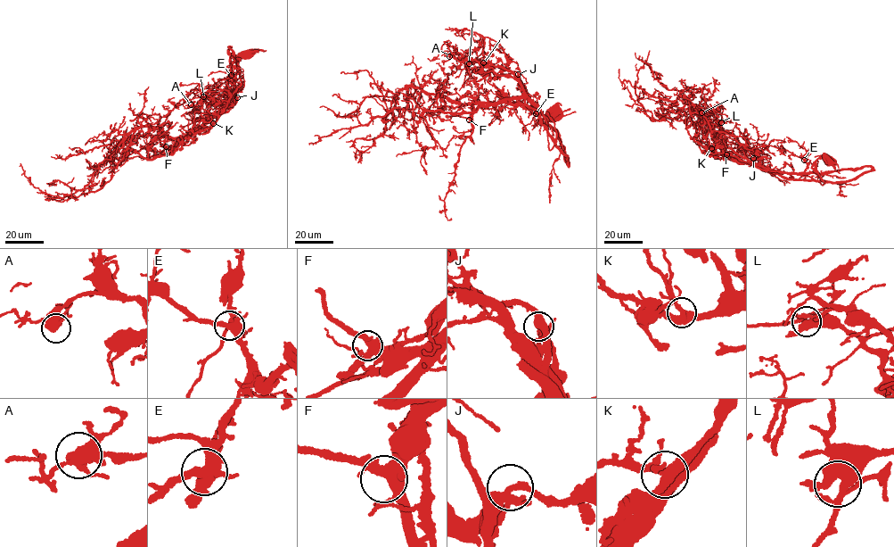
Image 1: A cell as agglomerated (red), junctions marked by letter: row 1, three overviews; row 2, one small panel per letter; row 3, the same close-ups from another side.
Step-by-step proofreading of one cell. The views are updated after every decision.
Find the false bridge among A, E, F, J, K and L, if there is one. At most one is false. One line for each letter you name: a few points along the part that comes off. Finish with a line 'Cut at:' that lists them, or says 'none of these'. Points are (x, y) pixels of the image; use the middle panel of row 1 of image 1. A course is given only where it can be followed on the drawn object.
Cut at: none of these

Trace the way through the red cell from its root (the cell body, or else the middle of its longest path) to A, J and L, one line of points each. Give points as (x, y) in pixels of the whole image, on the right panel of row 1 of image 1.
A: (827, 159), (822, 157), (816, 161), (823, 182), (770, 171), (725, 146), (701, 112)
J: (827, 159), (822, 157), (816, 161), (816, 170), (823, 182), (808, 176), (770, 171), (753, 163), (753, 158)
L: (827, 159), (822, 157), (816, 161), (816, 170), (823, 182), (808, 176), (770, 171), (720, 144), (721, 122)

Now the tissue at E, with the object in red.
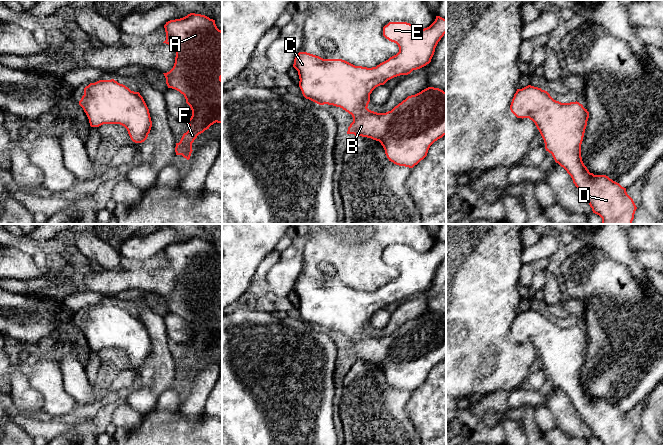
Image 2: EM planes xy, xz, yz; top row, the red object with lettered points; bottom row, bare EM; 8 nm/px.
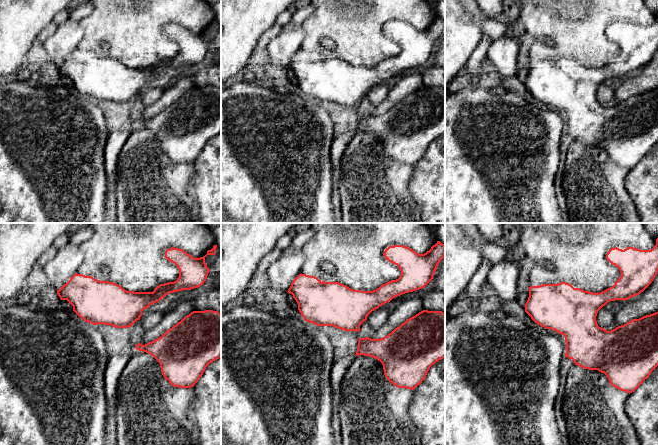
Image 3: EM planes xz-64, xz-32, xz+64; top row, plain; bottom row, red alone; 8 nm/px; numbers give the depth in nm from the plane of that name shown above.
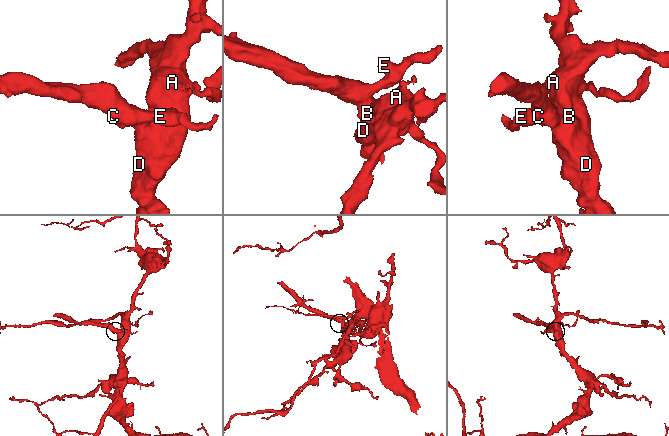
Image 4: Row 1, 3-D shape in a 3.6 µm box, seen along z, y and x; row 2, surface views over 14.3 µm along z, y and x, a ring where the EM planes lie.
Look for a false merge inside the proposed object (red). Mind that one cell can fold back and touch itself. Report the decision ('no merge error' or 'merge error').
no merge error

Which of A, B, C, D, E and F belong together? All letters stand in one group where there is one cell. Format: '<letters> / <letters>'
A B C D E F

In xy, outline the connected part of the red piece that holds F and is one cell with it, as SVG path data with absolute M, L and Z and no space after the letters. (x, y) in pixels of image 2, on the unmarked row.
M195 237L170 244L164 252L166 264L163 267L172 270L176 275L173 292L163 297L166 308L168 312L183 318L192 334L188 355L176 367L175 376L189 384L193 375L192 367L197 360L214 347L222 347L222 255L217 252L215 244Z

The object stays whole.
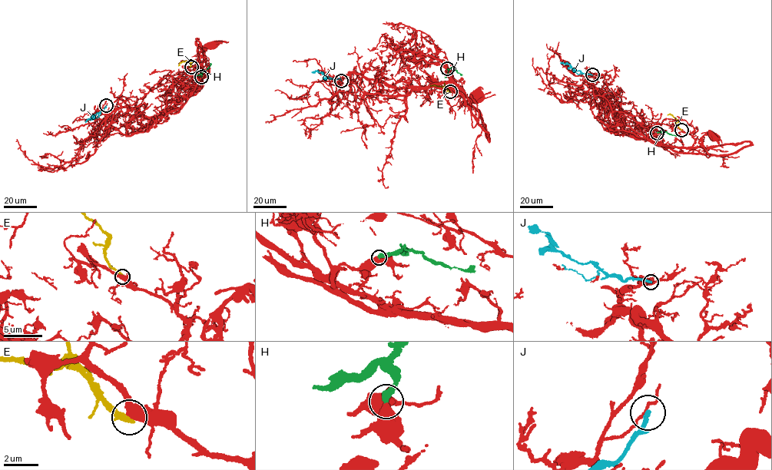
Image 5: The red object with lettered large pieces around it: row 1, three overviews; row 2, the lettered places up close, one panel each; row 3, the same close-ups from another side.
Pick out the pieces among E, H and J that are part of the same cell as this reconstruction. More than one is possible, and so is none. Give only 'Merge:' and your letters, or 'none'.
Merge: none

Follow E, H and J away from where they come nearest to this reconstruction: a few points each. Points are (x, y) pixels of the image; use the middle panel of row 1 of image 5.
E: (450, 91), (445, 86), (430, 86)
H: (447, 68), (452, 67), (462, 74)
J: (341, 81), (329, 79), (317, 71), (312, 72)

